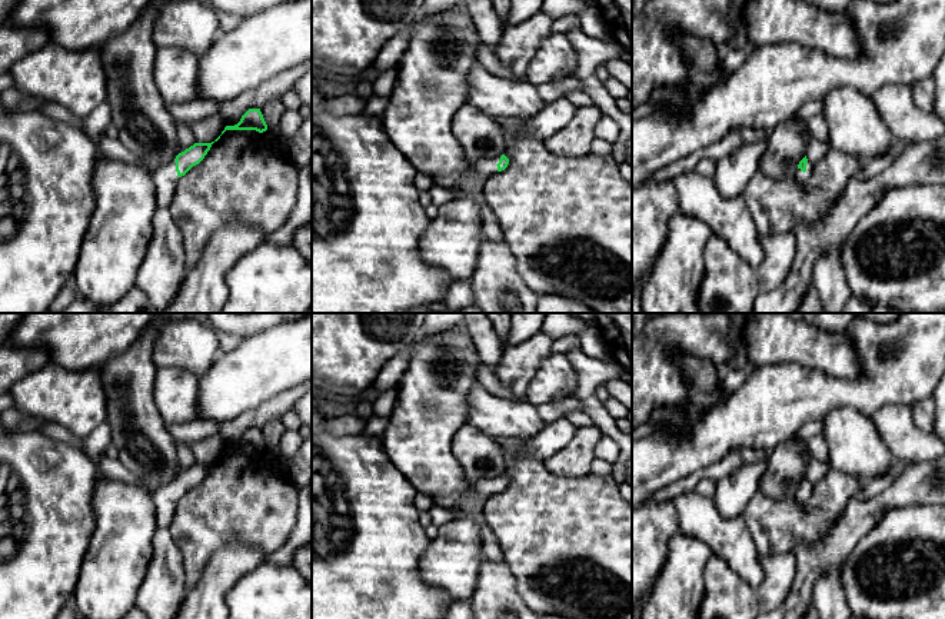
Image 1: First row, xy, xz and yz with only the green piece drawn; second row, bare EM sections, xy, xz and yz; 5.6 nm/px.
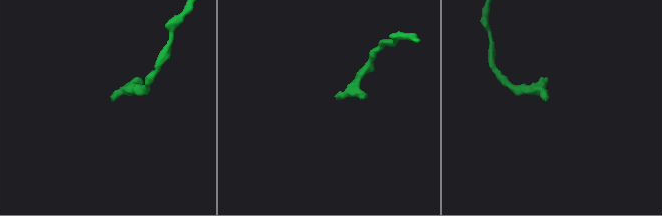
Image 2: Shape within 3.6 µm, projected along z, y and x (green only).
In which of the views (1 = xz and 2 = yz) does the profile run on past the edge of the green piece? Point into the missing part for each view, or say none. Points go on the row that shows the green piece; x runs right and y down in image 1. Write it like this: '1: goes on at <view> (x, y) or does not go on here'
1: goes on at xz (485, 167)
2: goes on at yz (802, 177)

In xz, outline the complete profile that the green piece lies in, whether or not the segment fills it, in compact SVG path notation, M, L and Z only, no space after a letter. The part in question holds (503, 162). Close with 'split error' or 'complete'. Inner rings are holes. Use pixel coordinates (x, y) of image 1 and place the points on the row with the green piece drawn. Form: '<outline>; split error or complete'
M502 154L500 157L490 157L479 160L472 169L482 177L489 177L508 167L509 159Z; split error

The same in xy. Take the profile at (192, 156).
M214 142L194 143L184 152L179 153L173 162L152 173L156 186L157 210L170 207L177 180L204 159L213 143Z; split error

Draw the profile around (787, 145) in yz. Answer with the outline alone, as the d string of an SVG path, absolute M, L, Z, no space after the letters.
M793 117L778 124L766 140L759 172L773 180L793 177L811 137L806 122Z

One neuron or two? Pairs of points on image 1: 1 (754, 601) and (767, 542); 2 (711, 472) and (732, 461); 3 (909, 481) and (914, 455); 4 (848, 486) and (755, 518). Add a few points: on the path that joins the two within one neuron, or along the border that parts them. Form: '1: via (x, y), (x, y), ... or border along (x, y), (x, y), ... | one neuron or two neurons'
1: border along (791, 551), (761, 556) | two neurons
2: via (716, 471), (726, 466) | one neuron
3: border along (929, 459), (912, 466) | two neurons
4: via (825, 505), (812, 518), (778, 518) | one neuron

